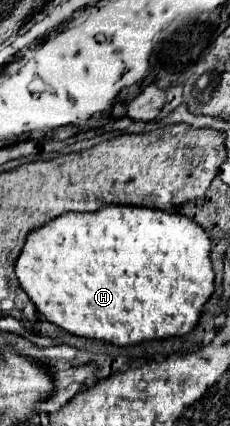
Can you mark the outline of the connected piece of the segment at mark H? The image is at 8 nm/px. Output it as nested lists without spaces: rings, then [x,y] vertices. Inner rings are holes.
[[[108,204],[102,206],[96,212],[64,212],[58,218],[50,220],[48,224],[32,230],[26,238],[26,244],[16,260],[16,276],[22,286],[22,290],[30,296],[34,306],[46,316],[48,322],[64,328],[70,334],[84,336],[84,338],[96,338],[96,340],[106,340],[118,346],[128,346],[128,344],[138,344],[142,340],[160,340],[160,338],[170,338],[170,336],[184,336],[194,326],[198,324],[202,306],[214,292],[214,272],[210,264],[210,238],[206,232],[190,218],[182,214],[172,214],[164,212],[158,208],[146,208],[146,206],[124,206],[124,204]]]

